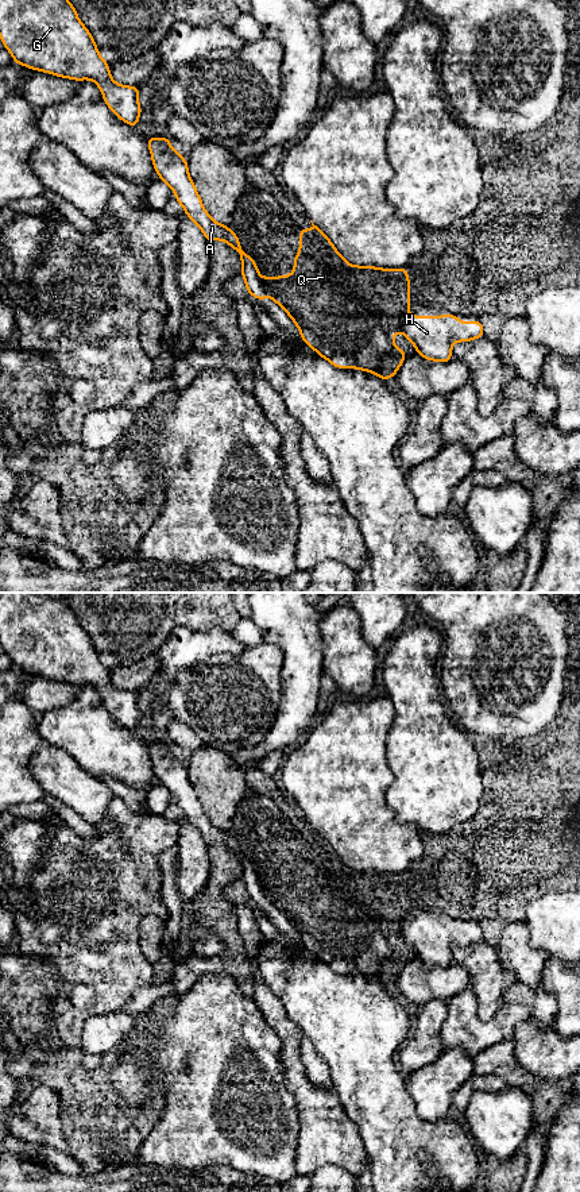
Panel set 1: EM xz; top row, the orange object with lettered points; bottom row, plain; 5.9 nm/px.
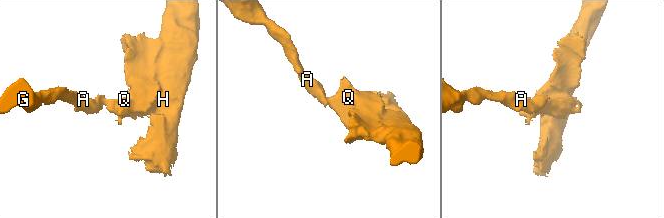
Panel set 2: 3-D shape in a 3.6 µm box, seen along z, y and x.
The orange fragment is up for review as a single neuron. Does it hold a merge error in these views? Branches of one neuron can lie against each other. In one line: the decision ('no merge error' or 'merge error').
merge error

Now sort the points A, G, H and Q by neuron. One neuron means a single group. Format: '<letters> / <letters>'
A G / H Q

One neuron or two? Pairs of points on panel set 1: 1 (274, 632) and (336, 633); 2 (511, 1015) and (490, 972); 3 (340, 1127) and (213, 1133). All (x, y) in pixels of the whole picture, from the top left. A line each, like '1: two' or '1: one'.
1: two
2: two
3: two

